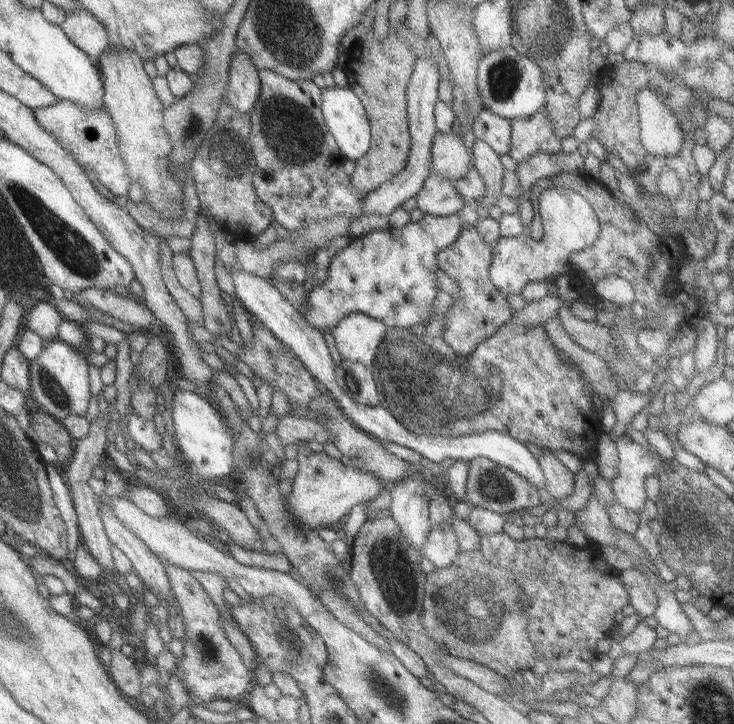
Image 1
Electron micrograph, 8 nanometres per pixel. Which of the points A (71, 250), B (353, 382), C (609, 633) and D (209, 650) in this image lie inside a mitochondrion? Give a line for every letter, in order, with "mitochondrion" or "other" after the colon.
A: mitochondrion
B: mitochondrion
C: other
D: mitochondrion

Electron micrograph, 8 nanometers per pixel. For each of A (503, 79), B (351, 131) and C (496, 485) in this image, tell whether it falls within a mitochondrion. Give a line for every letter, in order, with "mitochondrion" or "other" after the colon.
A: mitochondrion
B: other
C: mitochondrion

